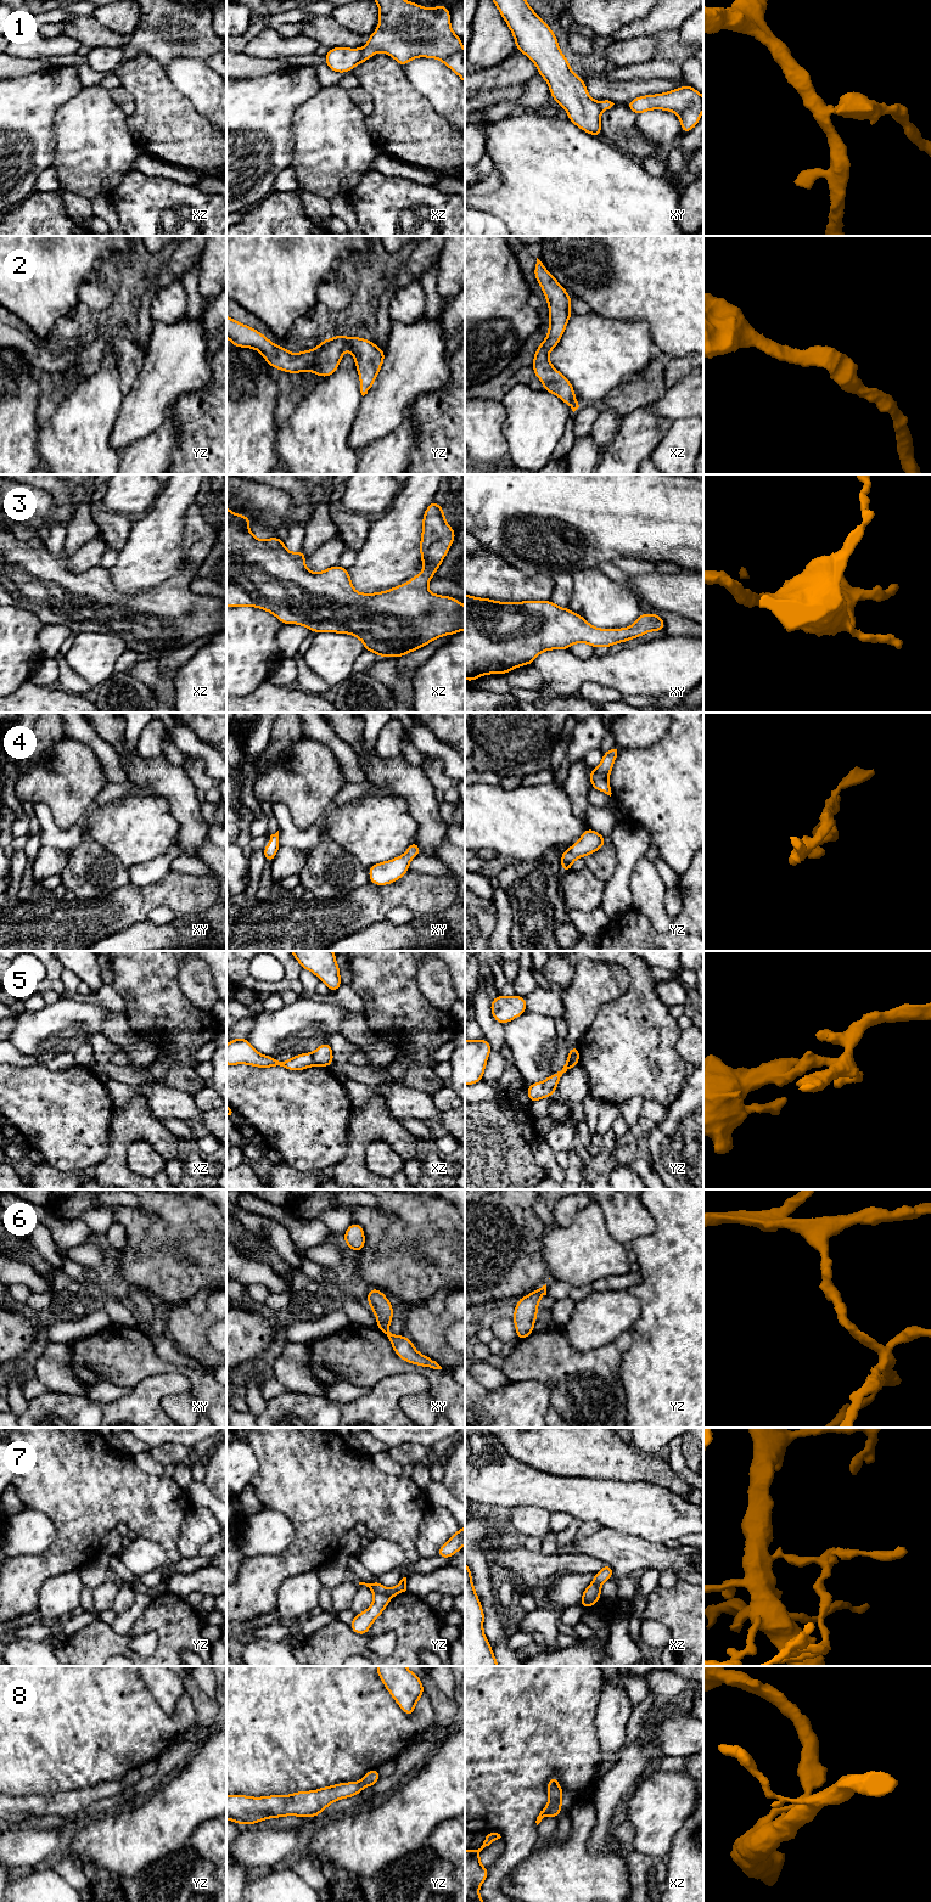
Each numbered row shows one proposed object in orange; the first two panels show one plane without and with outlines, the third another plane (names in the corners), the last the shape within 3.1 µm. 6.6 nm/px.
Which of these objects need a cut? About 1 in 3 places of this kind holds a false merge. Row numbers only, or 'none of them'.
1, 5, 7

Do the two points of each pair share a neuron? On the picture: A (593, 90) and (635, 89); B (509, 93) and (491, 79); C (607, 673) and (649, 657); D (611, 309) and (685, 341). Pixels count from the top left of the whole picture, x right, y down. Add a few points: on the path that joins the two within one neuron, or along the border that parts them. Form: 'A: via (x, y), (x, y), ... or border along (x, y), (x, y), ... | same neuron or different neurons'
A: via (604, 90), (624, 90) | same neuron
B: border along (525, 82), (517, 85), (484, 90), (477, 95) | different neurons
C: via (617, 670), (635, 670), (639, 667) | same neuron
D: via (629, 309), (654, 309), (667, 322) | same neuron

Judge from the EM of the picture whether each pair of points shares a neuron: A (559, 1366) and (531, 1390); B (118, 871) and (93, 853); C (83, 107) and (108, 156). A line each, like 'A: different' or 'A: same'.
A: different
B: same
C: same

